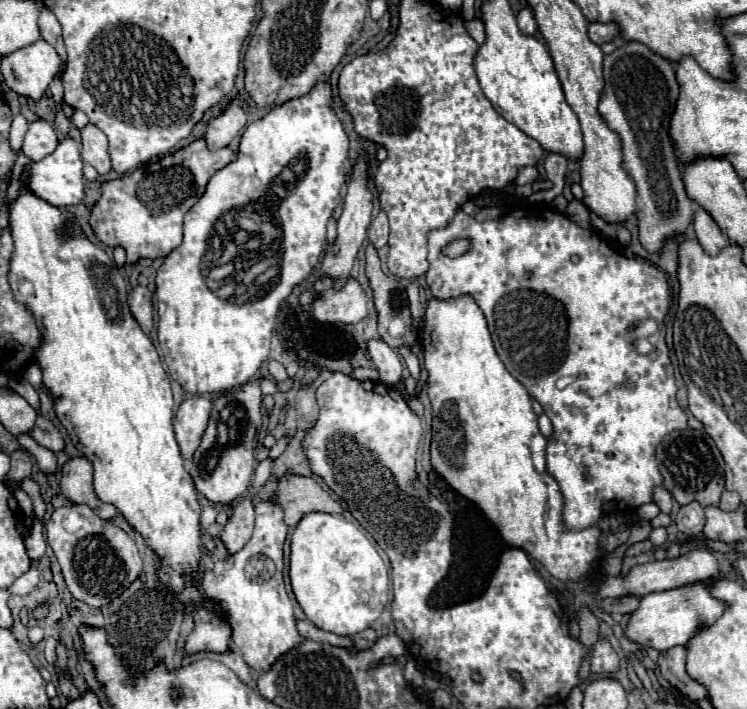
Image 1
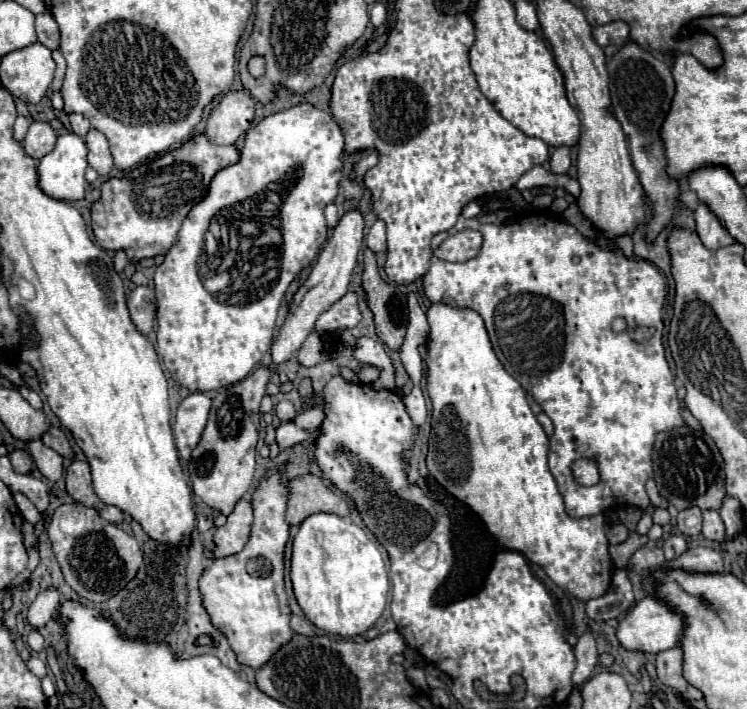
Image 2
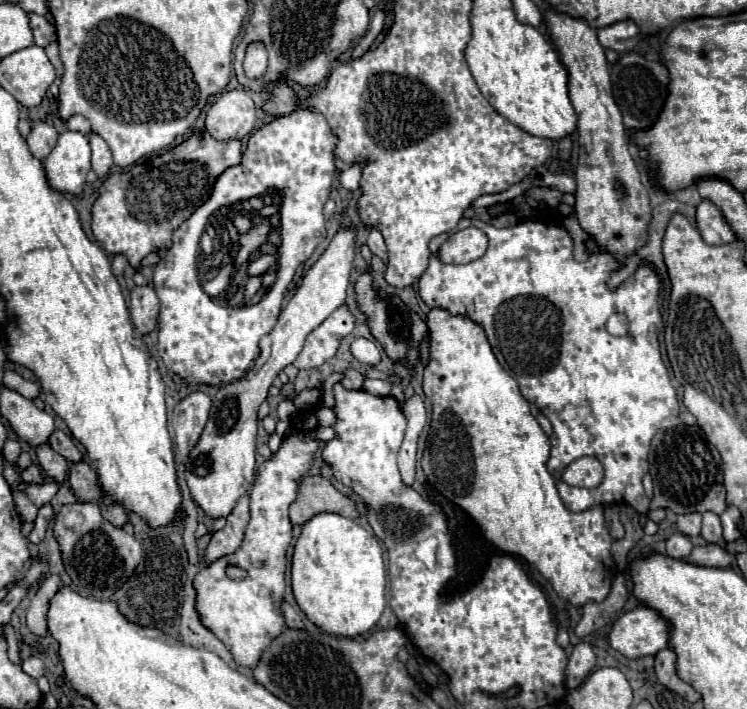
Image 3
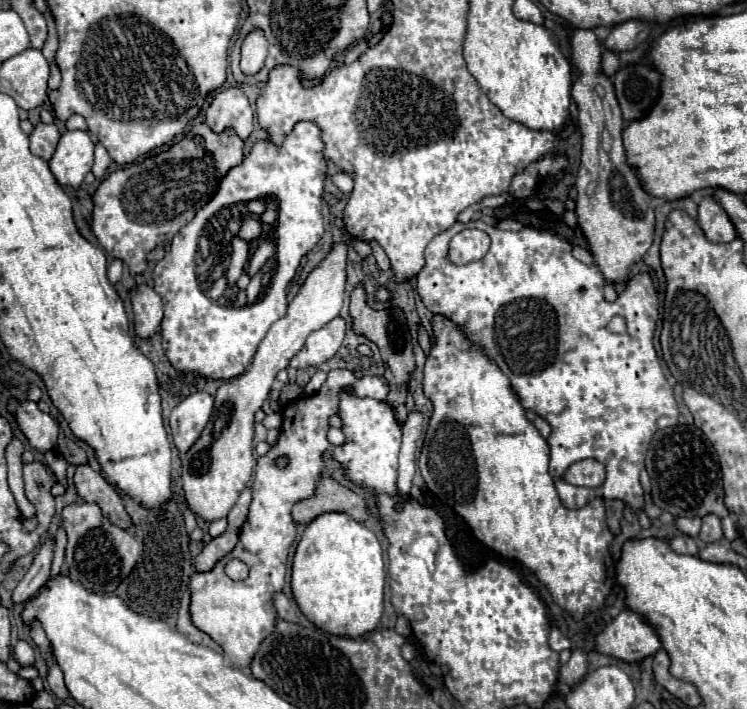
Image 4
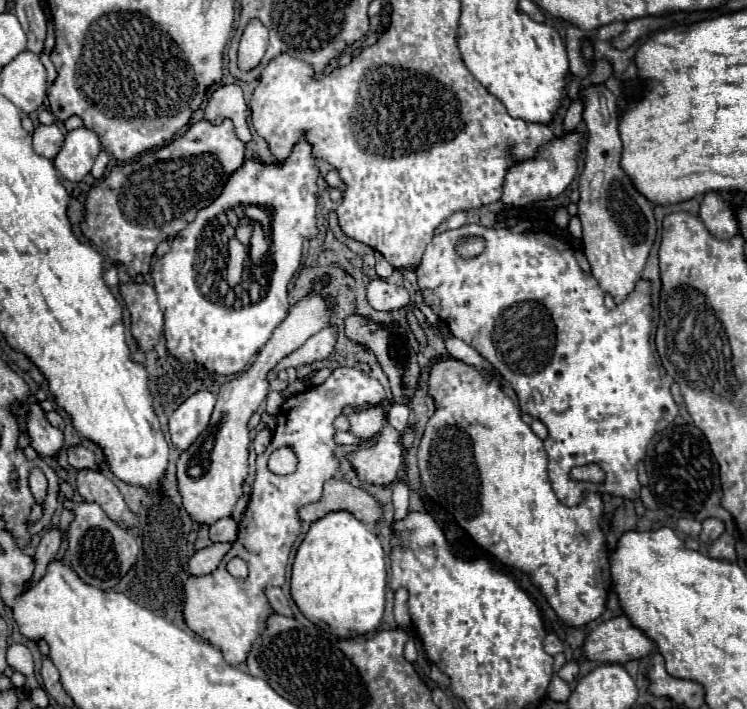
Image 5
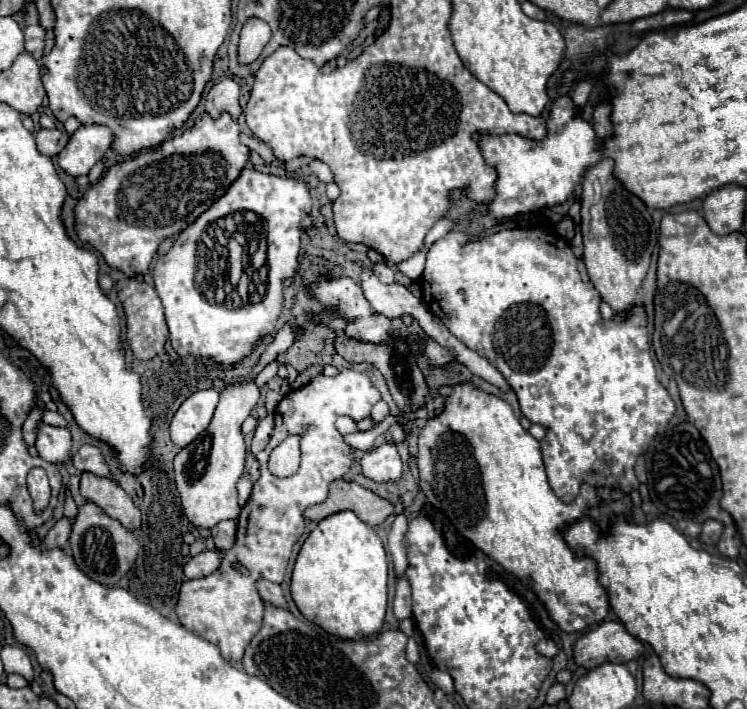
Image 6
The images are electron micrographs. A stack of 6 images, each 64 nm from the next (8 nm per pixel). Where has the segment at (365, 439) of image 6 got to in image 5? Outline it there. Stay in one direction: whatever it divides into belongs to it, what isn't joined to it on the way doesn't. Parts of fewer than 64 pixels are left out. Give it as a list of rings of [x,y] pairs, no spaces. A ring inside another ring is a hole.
[[[392,404],[390,412],[388,412],[388,424],[394,426],[396,430],[404,432],[404,428],[408,426],[408,414],[410,414],[410,408],[408,408],[408,406]],[[336,432],[336,436],[334,436],[334,440],[338,442],[338,444],[356,444],[356,446],[362,446],[362,444],[366,444],[368,440],[364,440],[364,438],[358,438],[358,436],[354,436],[352,432]]]

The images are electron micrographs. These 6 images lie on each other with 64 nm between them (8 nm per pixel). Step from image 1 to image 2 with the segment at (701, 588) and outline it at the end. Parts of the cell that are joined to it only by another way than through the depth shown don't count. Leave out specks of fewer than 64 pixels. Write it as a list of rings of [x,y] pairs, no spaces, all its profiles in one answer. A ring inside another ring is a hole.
[[[646,596],[632,610],[628,610],[628,614],[620,620],[618,630],[616,630],[616,638],[622,644],[622,648],[626,648],[626,650],[658,654],[662,650],[678,646],[682,630],[684,630],[684,622],[682,622],[680,614],[672,612],[662,600],[658,600],[654,596]]]

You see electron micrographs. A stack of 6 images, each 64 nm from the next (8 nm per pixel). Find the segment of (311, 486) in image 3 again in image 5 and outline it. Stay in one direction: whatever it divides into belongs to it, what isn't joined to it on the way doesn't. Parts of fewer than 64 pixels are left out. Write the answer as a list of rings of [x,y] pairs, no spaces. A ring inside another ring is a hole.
[[[340,478],[328,480],[328,482],[324,484],[324,496],[322,496],[318,502],[314,502],[314,504],[302,506],[302,508],[298,510],[298,518],[300,518],[302,522],[316,522],[316,520],[320,520],[320,518],[324,518],[326,514],[336,512],[336,510],[352,512],[352,514],[354,514],[360,522],[364,522],[364,524],[376,524],[376,522],[382,518],[382,504],[380,504],[372,494],[368,494],[366,490],[356,488],[356,486],[348,484],[348,482],[342,482]]]

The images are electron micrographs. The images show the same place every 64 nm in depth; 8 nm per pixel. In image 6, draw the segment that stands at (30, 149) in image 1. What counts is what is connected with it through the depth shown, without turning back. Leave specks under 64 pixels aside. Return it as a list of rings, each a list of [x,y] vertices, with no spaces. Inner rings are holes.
[[[52,128],[52,130],[40,130],[36,134],[36,144],[38,144],[38,150],[46,156],[58,156],[66,144],[70,140],[70,134],[66,130],[60,130],[60,128]]]

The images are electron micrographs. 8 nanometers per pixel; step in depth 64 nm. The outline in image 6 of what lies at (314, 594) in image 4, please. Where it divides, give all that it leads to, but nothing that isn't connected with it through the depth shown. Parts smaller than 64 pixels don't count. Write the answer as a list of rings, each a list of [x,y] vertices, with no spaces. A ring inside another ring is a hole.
[[[338,512],[324,518],[306,538],[300,548],[300,554],[292,572],[292,600],[296,602],[302,616],[318,624],[328,634],[358,640],[372,634],[378,634],[384,624],[384,614],[388,608],[388,578],[398,578],[390,569],[390,561],[384,552],[380,536],[362,522],[354,512]]]

